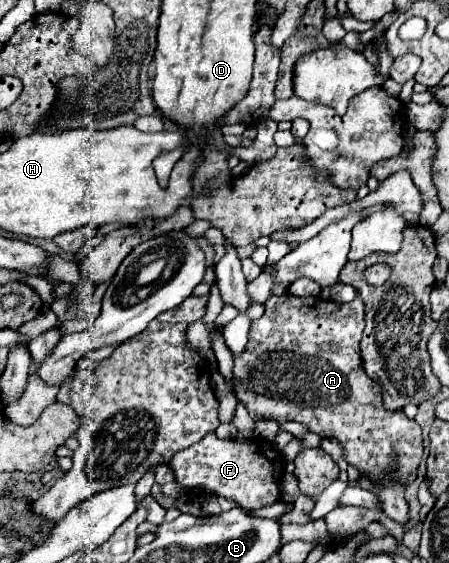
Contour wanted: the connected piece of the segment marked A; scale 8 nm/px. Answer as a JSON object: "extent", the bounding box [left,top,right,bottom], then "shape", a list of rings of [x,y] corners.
{"extent":[234,293,422,485],"shape":[[[284,293],[280,297],[270,297],[266,303],[266,311],[260,319],[256,319],[252,323],[252,331],[250,331],[250,341],[248,341],[248,351],[244,351],[244,355],[240,359],[234,359],[234,379],[238,383],[238,399],[246,405],[246,409],[250,411],[250,415],[260,421],[260,419],[276,419],[280,423],[284,421],[298,421],[304,423],[308,427],[308,431],[320,435],[320,437],[334,437],[342,443],[344,449],[344,457],[348,459],[350,465],[354,465],[358,471],[368,473],[370,481],[376,483],[376,479],[380,479],[380,475],[384,475],[384,467],[388,467],[388,459],[392,459],[392,455],[396,455],[400,459],[400,483],[410,485],[416,479],[416,469],[422,457],[422,429],[416,421],[408,419],[404,415],[404,411],[388,411],[382,405],[382,395],[380,395],[380,387],[364,373],[362,367],[362,357],[360,357],[360,339],[362,339],[362,329],[364,329],[364,303],[360,297],[356,297],[350,303],[344,305],[336,305],[330,299],[322,299],[322,297],[296,297],[290,293]]]}

